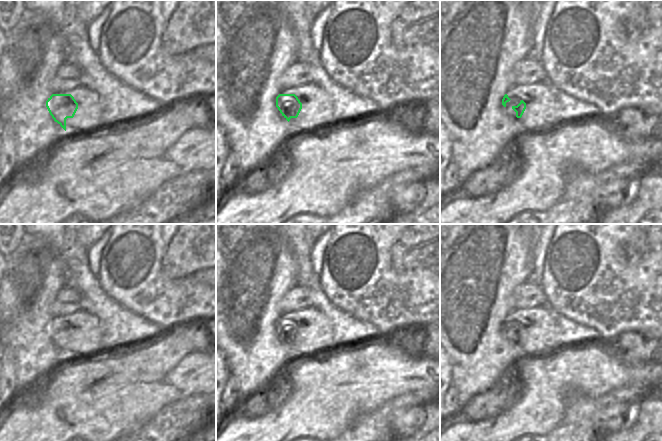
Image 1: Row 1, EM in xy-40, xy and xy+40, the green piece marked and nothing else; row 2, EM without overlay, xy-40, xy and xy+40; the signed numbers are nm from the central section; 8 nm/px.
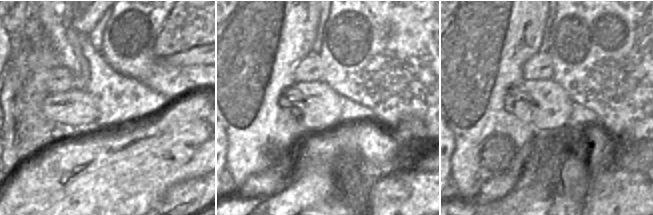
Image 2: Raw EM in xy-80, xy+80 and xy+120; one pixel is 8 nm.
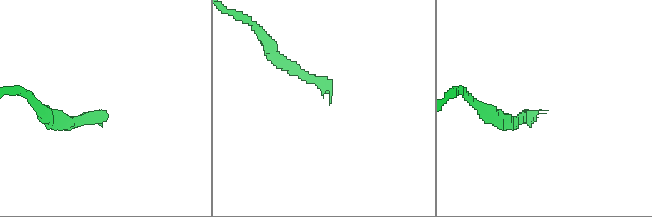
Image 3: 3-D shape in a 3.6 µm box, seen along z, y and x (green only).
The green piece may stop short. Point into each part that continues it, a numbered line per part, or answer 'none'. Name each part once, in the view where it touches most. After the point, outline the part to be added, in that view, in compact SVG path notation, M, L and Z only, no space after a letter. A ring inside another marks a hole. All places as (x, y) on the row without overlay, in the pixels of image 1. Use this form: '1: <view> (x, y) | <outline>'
1: xy-40 (88, 340) | M77 310L65 316L53 318L71 318L78 327L73 342L66 343L66 357L89 356L102 350L102 325L98 318L85 310Z

